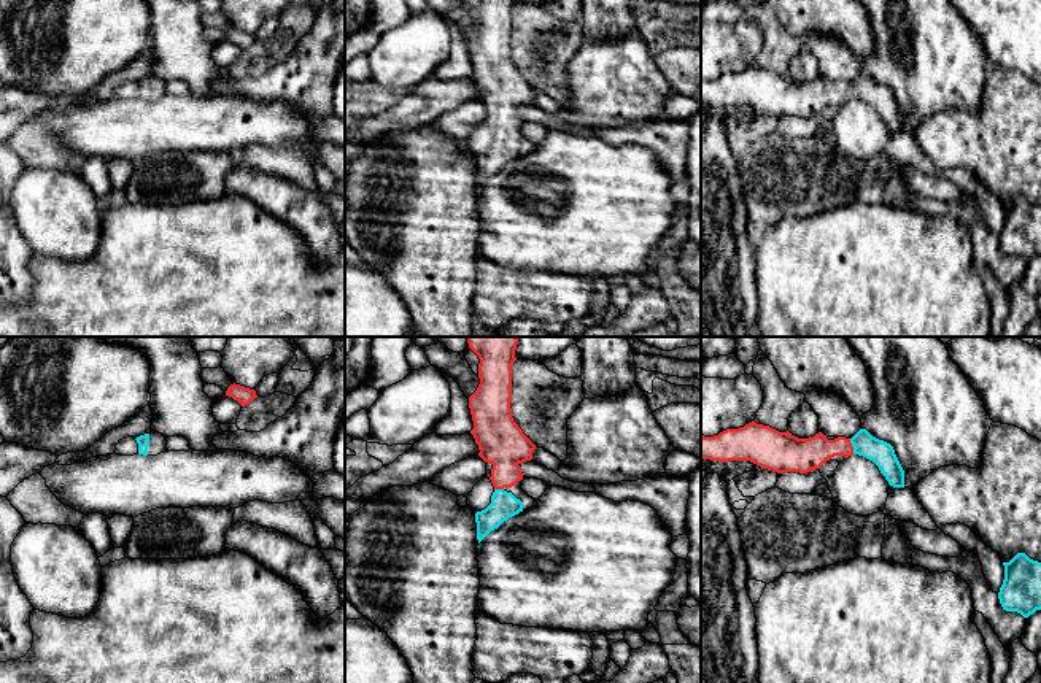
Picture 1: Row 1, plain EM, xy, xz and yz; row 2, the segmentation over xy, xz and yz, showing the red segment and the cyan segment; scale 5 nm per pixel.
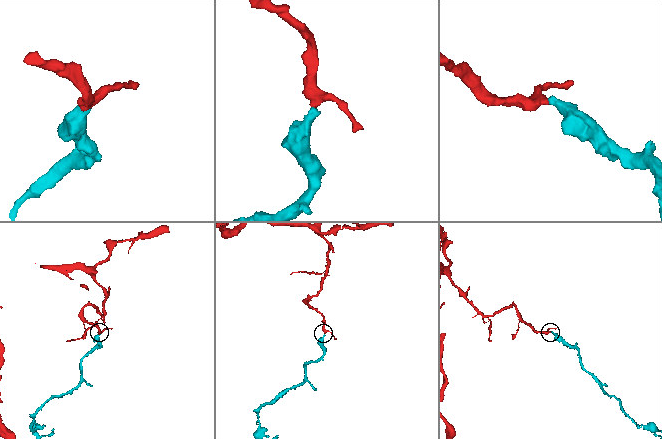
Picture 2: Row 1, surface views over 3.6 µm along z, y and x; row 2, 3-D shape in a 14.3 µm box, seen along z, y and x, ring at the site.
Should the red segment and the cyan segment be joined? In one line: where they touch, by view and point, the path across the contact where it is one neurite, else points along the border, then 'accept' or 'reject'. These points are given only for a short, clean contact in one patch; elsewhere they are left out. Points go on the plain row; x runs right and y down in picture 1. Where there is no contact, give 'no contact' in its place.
contact yz (852, 91); way yz (804, 99), (825, 92), (852, 91), (870, 91), (881, 97); accept

